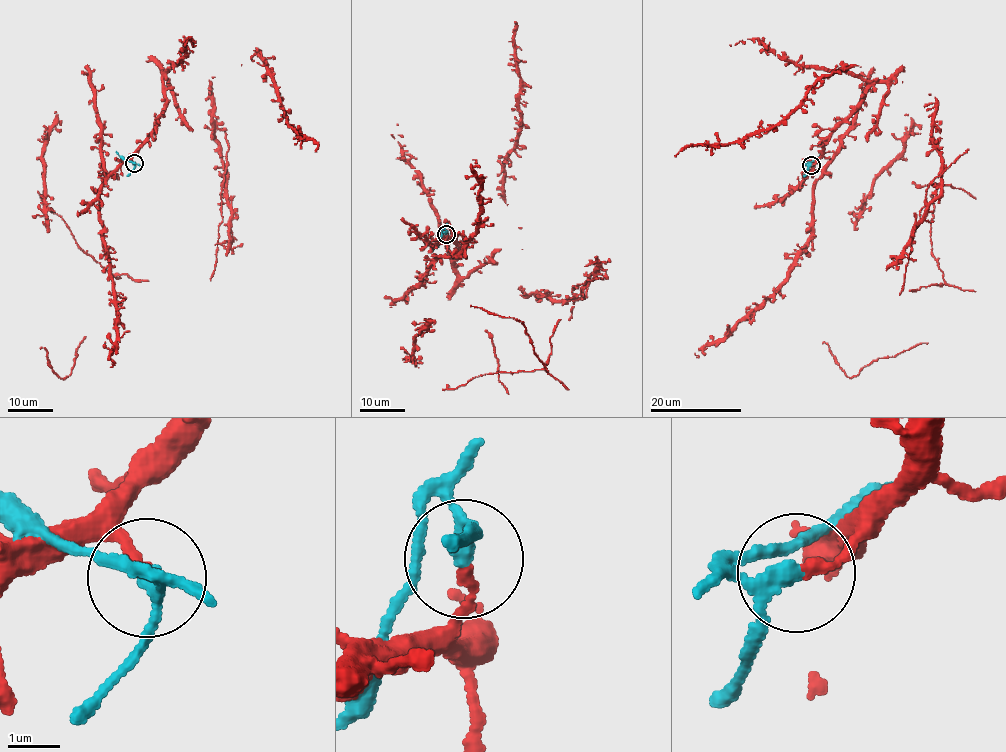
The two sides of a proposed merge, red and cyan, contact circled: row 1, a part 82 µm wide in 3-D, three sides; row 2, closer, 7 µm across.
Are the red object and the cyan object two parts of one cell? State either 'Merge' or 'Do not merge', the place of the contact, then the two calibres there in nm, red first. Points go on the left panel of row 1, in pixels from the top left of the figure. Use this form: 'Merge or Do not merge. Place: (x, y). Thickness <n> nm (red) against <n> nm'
Do not merge. Place: (134, 163). Thickness 200 nm (red) against 240 nm

